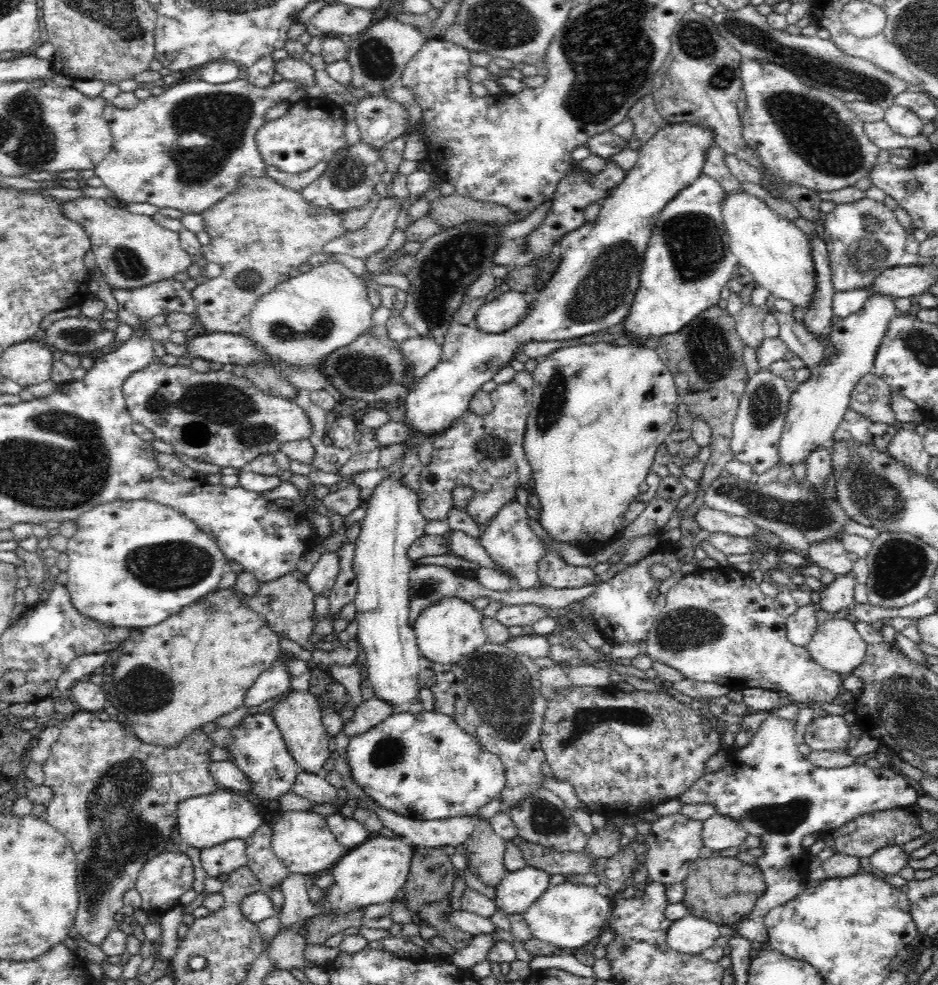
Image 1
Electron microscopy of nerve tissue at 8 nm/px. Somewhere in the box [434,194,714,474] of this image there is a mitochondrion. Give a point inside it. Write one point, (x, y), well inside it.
(604, 289)

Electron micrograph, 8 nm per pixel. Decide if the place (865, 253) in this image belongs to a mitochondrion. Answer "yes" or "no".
yes

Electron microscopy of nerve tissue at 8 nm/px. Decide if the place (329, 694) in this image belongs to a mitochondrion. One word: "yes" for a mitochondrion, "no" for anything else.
no

